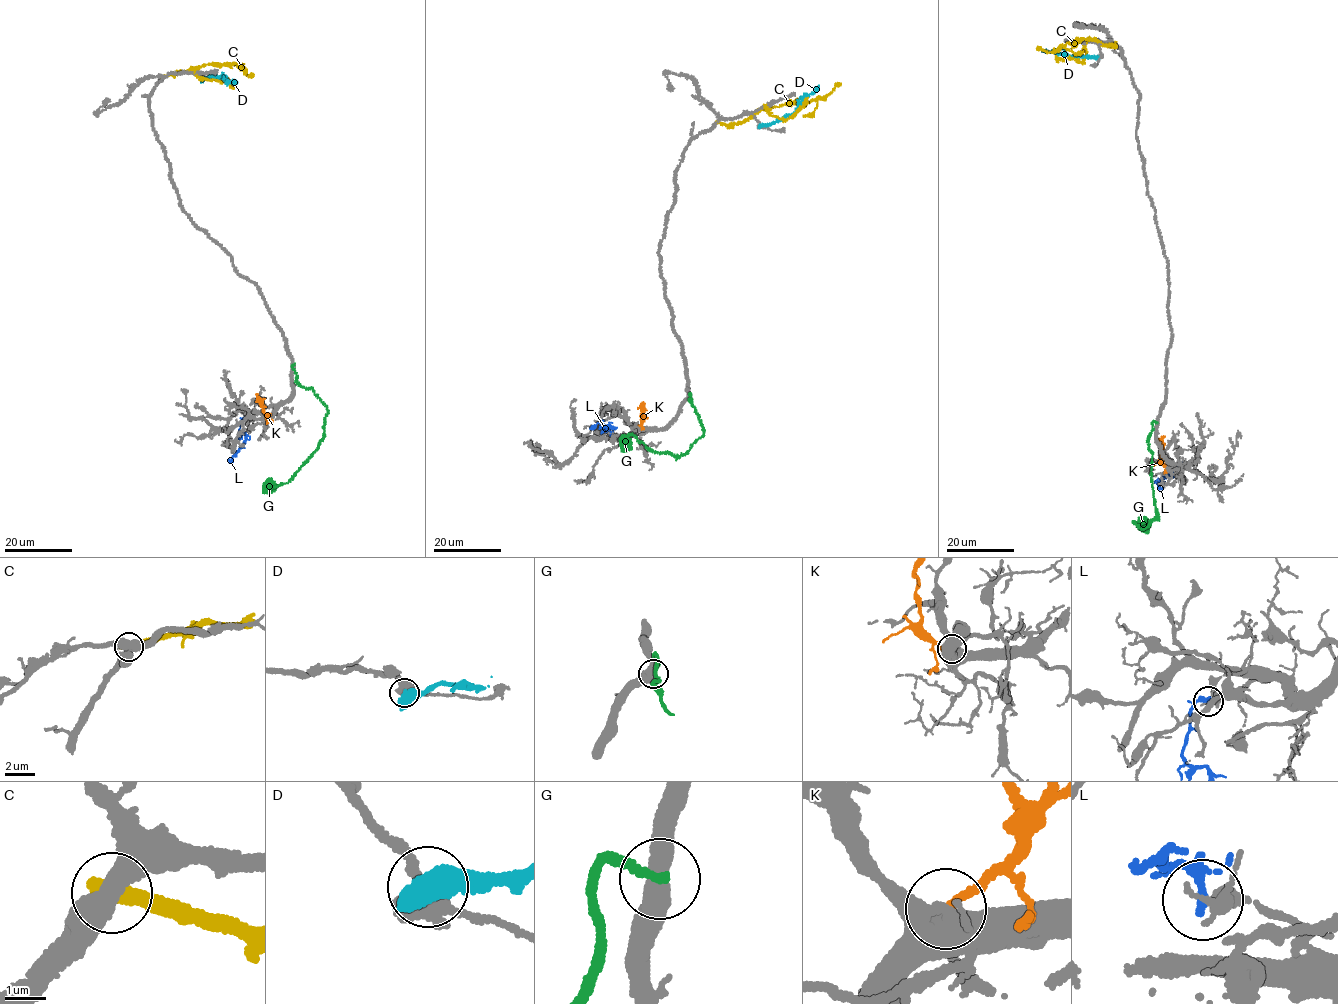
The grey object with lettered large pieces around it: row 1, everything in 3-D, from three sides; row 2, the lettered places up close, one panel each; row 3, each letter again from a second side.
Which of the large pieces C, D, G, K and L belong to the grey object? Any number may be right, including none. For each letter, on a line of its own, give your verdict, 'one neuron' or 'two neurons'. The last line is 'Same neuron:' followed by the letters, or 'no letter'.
C: two neurons
D: two neurons
G: two neurons
K: two neurons
L: two neurons
Same neuron: no letter

